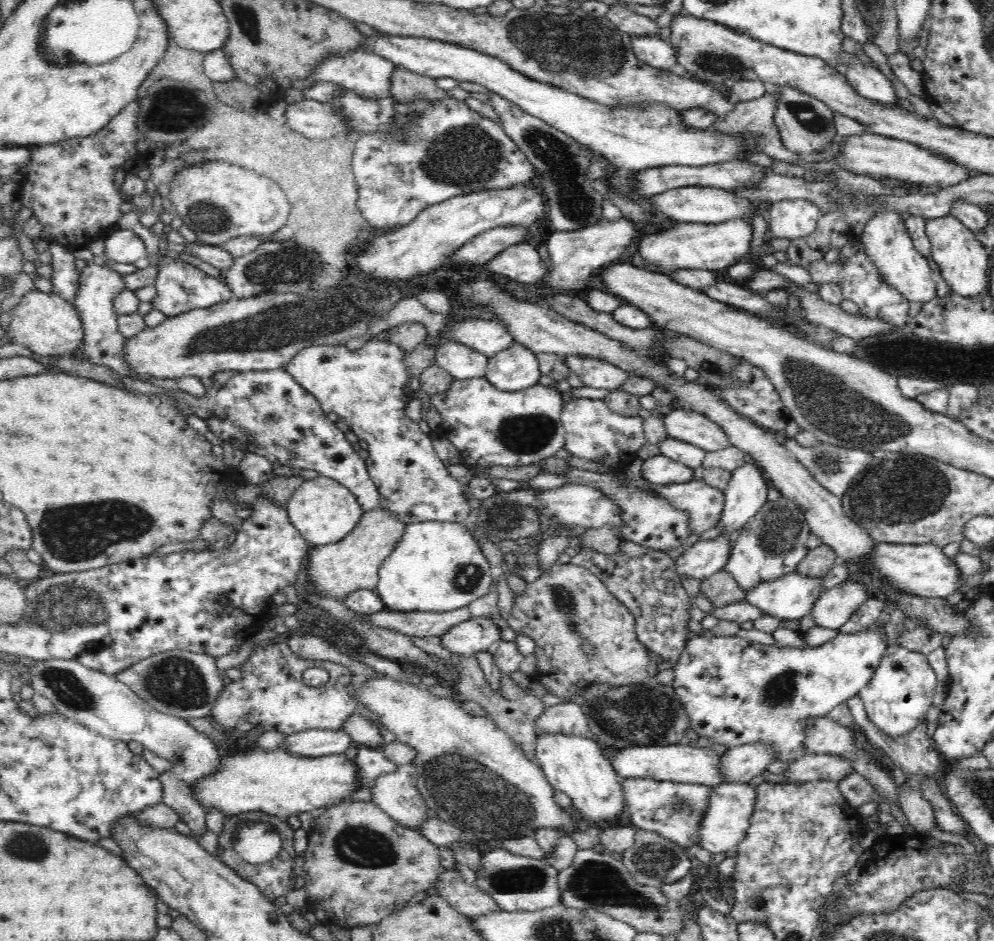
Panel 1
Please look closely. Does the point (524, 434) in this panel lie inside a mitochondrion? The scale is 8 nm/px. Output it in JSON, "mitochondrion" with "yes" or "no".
{"mitochondrion":"yes"}

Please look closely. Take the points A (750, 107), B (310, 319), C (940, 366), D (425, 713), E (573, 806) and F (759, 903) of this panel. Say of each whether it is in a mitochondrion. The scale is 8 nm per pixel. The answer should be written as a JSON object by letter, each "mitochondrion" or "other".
{"A":"other","B":"mitochondrion","C":"mitochondrion","D":"other","E":"other","F":"mitochondrion"}

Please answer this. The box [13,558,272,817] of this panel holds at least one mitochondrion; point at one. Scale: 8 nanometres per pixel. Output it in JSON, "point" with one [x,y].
{"point":[70,610]}

